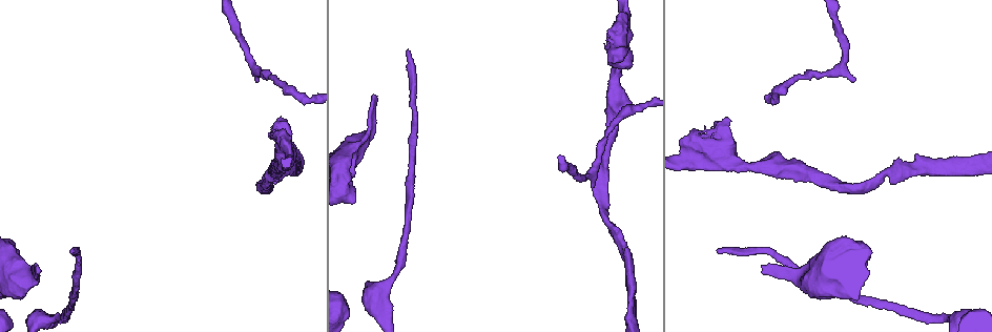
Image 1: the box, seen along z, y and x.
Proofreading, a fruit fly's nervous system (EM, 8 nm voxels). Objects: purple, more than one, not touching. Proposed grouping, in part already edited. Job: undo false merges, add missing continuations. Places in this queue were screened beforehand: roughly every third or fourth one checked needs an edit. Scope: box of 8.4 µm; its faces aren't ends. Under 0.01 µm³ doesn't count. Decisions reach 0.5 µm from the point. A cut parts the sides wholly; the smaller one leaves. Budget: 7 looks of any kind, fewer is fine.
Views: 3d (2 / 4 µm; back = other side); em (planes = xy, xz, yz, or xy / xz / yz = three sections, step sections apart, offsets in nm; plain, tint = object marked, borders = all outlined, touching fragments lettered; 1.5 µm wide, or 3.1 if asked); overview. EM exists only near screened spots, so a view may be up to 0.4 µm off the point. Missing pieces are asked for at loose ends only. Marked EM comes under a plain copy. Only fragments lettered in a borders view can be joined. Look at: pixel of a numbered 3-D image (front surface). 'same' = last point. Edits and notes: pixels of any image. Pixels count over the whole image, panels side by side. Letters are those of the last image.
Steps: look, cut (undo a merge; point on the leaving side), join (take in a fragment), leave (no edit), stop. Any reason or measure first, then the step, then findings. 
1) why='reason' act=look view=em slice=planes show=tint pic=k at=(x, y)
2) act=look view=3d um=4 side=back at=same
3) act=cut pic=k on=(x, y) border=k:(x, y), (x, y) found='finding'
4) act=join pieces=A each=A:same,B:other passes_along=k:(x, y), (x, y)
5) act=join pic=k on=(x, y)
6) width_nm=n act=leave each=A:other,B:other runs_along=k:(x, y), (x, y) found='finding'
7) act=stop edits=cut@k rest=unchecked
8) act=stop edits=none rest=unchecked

why='tapers out' act=look view=em slice=planes show=borders pic=1 at=(764, 268)

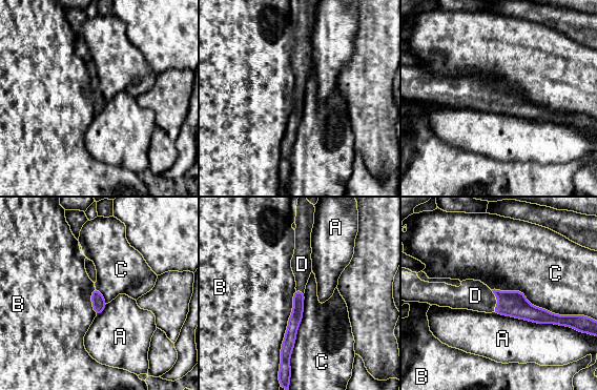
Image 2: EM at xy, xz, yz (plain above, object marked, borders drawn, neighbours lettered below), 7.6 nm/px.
act=join pieces=D each=A:other,B:other,C:other,D:same passes_along=2:(514, 304), (497, 300), (475, 295) found='it goes on there'

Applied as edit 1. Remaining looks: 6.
why='redraw' act=look view=overview

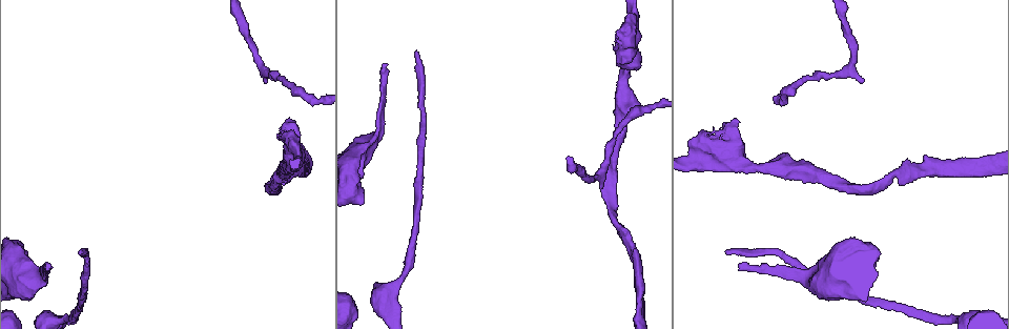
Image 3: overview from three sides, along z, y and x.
why='stops while still wide' act=look view=em slice=xz step=4 show=tint pic=3 at=(286, 122)

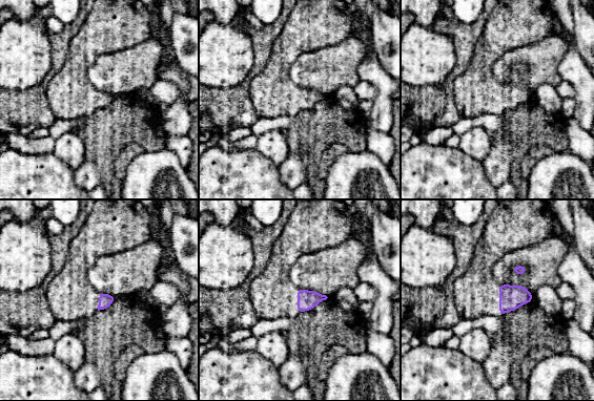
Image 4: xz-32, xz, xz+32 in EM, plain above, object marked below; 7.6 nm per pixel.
act=look view=em slice=planes show=borders at=same

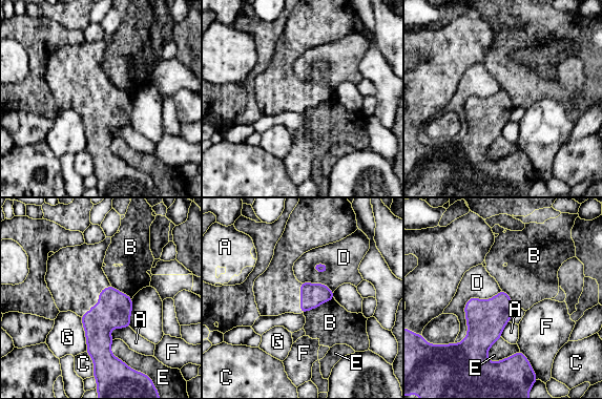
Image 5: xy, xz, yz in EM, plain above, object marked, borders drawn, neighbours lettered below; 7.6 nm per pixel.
longest_contact=D:550nm act=leave each=A:other,B:other,C:other,D:other,E:other,F:other,G:other found='none of them fits'

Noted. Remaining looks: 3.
why='tapers out' act=look view=3d um=2 pic=3 at=(863, 81)

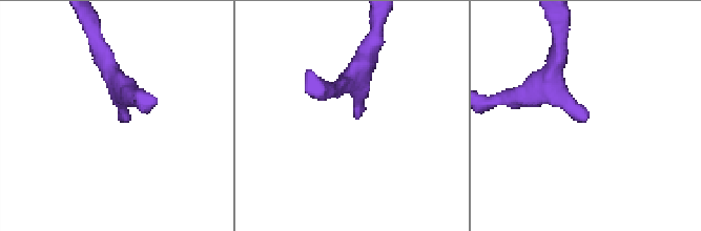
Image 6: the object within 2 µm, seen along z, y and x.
why='shape alone is not enough' act=look view=em slice=yz step=8 show=borders pic=6 at=(353, 114)

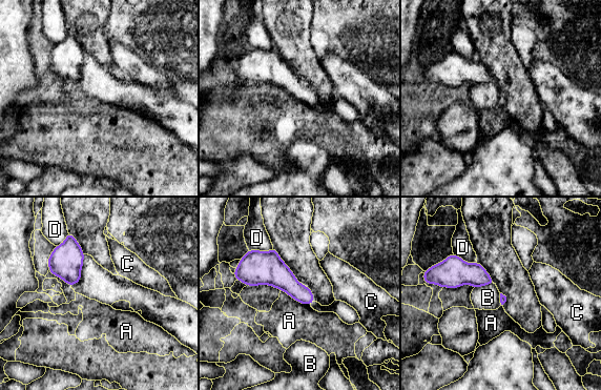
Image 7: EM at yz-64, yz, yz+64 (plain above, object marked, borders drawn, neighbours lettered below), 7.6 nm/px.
act=leave each=A:other,B:other,C:other,D:other border=7:(281, 289), (296, 301), (310, 305) found='none of them fits'

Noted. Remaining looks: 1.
act=stop edits=join@2 rest=unchecked

